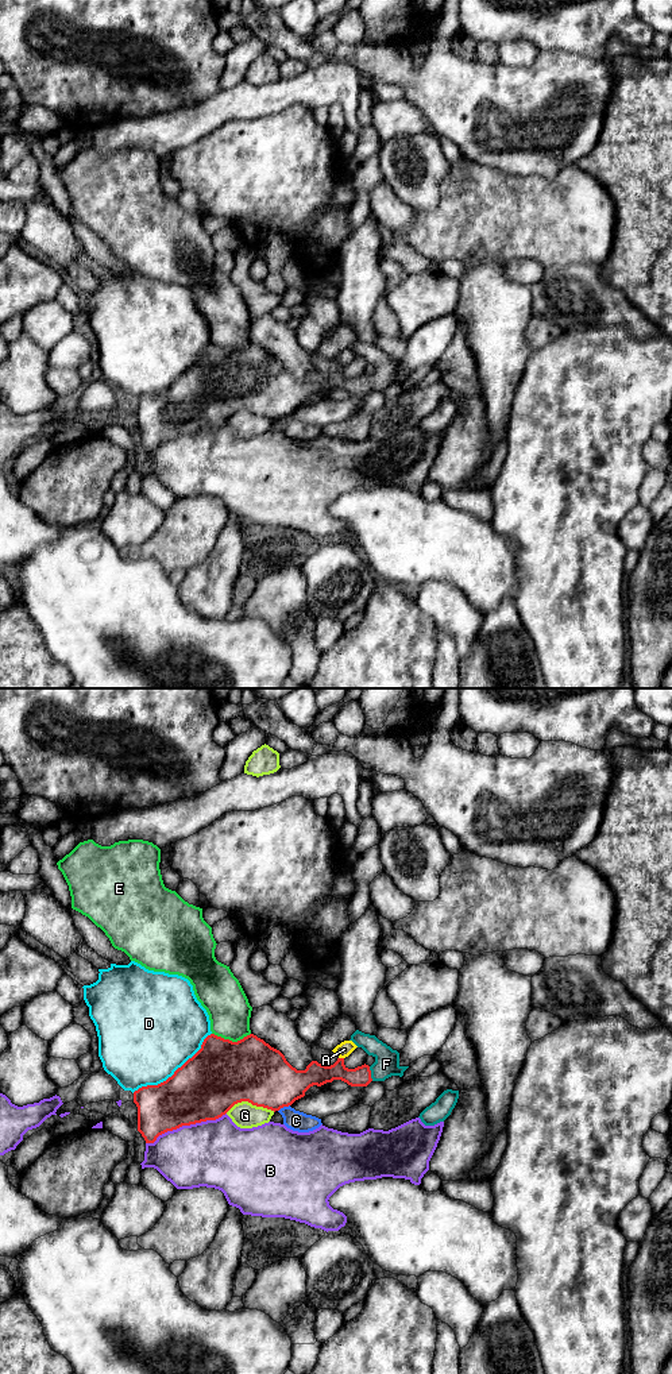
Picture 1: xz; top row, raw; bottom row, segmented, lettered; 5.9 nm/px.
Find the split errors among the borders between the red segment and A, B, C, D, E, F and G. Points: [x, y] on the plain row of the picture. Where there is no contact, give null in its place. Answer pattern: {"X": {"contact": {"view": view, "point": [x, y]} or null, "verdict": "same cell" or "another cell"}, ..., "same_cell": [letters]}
{"A": {"contact": {"view": "xz", "point": [342, 367]}, "verdict": "another cell"}, "B": {"contact": {"view": "xz", "point": [185, 433]}, "verdict": "another cell"}, "C": {"contact": {"view": "xz", "point": [284, 415]}, "verdict": "another cell"}, "D": {"contact": {"view": "xz", "point": [174, 382]}, "verdict": "another cell"}, "E": {"contact": {"view": "xz", "point": [231, 350]}, "verdict": "another cell"}, "F": {"contact": {"view": "xz", "point": [370, 382]}, "verdict": "same cell"}, "G": {"contact": {"view": "xz", "point": [250, 410]}, "verdict": "another cell"}, "same_cell": ["F"]}

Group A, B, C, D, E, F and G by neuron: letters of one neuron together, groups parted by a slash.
A / B / C / D / E / F / G

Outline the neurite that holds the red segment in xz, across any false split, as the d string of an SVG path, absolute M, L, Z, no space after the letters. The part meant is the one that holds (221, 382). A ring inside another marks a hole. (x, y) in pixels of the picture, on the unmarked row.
M356 339L349 350L362 356L368 364L372 364L375 371L371 375L364 373L348 378L344 374L344 367L337 367L331 375L312 370L305 379L297 379L279 359L254 343L237 351L211 343L204 348L201 358L178 377L171 386L158 394L142 395L134 401L134 412L138 416L138 440L146 452L154 452L159 444L167 440L216 429L242 410L275 421L304 406L305 401L313 394L321 395L333 389L341 389L351 395L367 395L371 390L385 390L391 385L402 386L409 377L401 375L399 362L375 344Z

